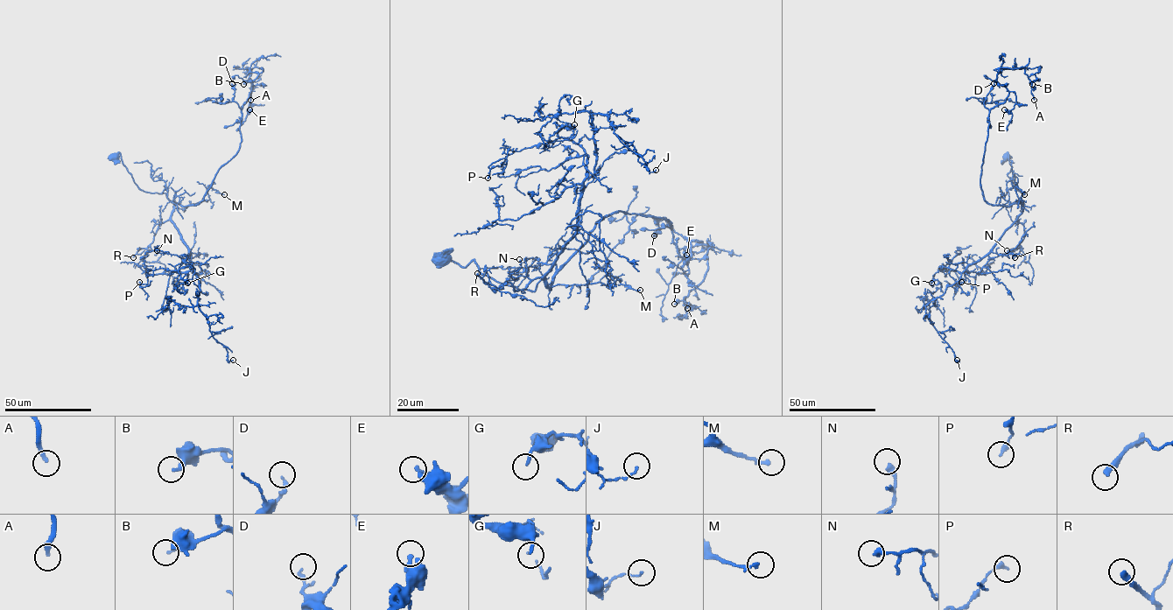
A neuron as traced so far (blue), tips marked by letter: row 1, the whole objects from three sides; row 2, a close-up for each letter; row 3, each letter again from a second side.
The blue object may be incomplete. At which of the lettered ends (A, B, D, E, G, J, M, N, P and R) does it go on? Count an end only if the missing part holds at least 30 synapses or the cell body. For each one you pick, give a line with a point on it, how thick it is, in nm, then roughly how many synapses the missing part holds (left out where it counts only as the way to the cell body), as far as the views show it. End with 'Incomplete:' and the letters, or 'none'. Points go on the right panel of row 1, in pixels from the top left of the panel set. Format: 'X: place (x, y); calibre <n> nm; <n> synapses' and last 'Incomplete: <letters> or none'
A: place (1034, 100); calibre 260 nm; 80 synapses
R: place (1014, 257); calibre 280 nm; 100 synapses
Incomplete: A, R

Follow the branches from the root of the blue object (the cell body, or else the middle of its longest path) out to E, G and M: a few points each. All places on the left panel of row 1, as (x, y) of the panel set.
E: (114, 157), (120, 154), (141, 189), (196, 205), (239, 149), (242, 109), (250, 91), (249, 109)
G: (114, 157), (120, 154), (141, 189), (165, 192), (176, 203), (171, 221), (194, 269), (179, 270), (187, 283)
M: (114, 157), (120, 154), (141, 189), (165, 192), (176, 208), (207, 200), (207, 186), (224, 194)

